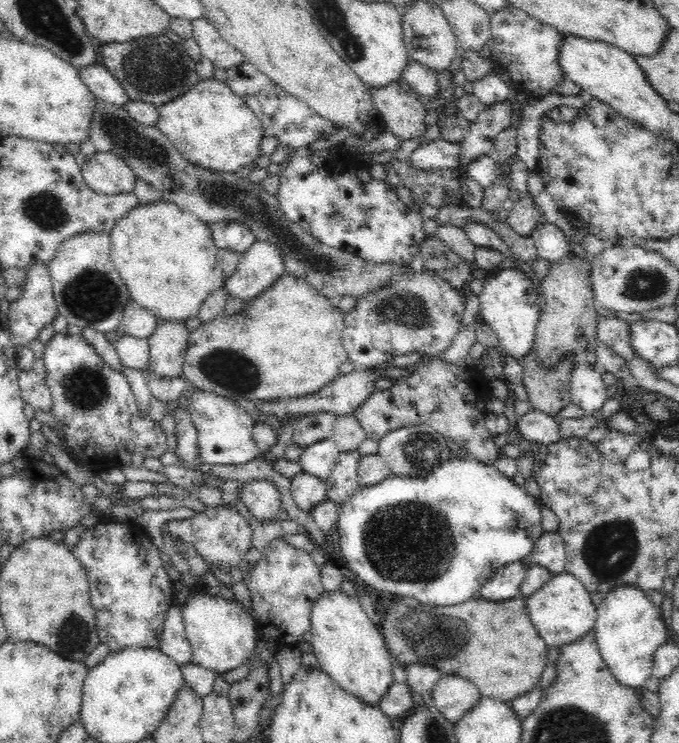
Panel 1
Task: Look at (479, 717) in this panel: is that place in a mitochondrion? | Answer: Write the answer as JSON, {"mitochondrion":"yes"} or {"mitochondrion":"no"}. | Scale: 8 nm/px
{"mitochondrion":"no"}

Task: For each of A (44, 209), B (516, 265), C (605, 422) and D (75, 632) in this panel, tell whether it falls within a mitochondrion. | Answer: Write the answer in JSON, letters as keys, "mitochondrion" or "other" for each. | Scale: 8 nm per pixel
{"A":"mitochondrion","B":"other","C":"other","D":"mitochondrion"}

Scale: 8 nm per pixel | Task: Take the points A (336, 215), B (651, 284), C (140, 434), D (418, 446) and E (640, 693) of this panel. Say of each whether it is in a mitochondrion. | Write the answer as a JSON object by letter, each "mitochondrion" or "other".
{"A":"mitochondrion","B":"mitochondrion","C":"other","D":"mitochondrion","E":"other"}

